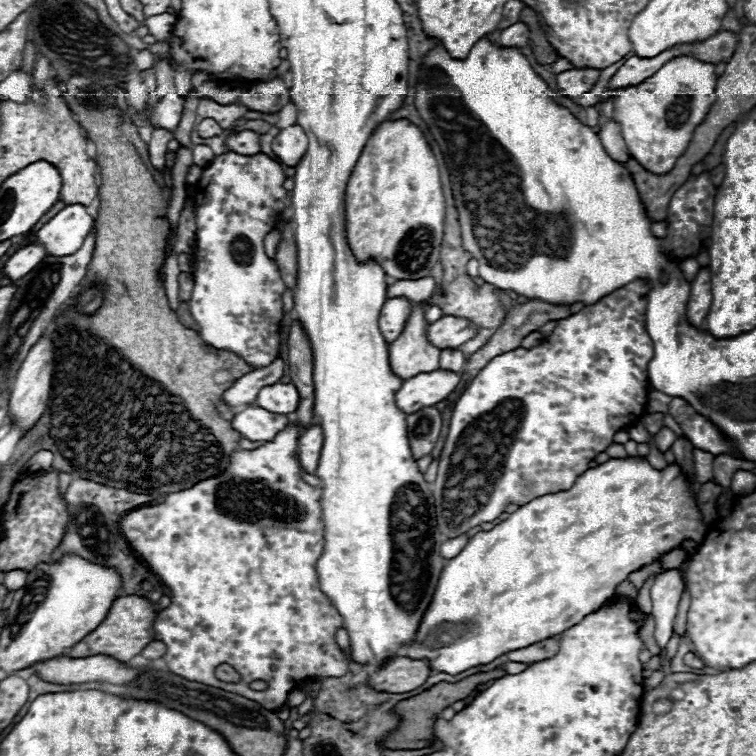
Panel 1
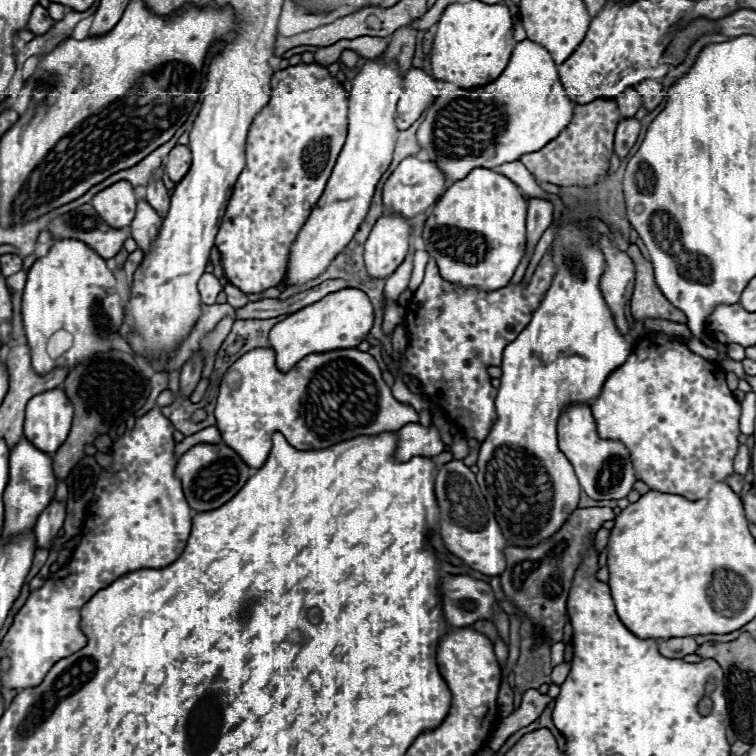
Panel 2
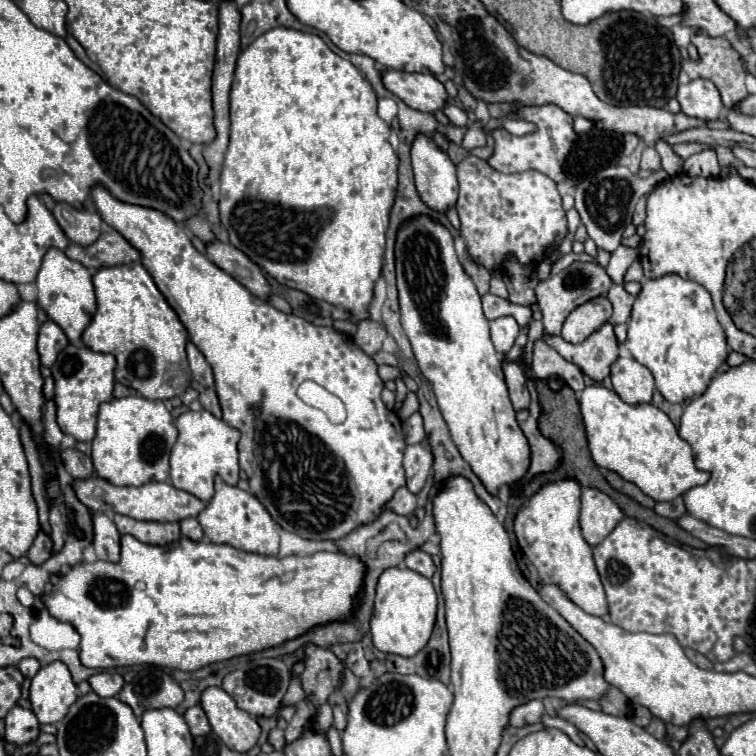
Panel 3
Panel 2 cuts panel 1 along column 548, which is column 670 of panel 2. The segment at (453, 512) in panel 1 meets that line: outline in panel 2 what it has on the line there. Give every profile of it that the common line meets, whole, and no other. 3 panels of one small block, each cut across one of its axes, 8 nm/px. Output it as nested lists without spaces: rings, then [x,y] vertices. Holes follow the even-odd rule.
[[[650,332],[646,334],[644,340],[640,340],[636,344],[636,348],[632,350],[632,354],[628,356],[628,360],[618,366],[610,376],[608,380],[604,382],[602,386],[602,392],[600,396],[592,402],[592,414],[596,412],[596,426],[598,426],[598,434],[600,438],[606,438],[606,440],[620,440],[626,444],[626,448],[630,450],[630,456],[632,456],[632,464],[634,464],[634,470],[638,472],[636,474],[636,480],[642,480],[646,482],[652,490],[658,490],[658,492],[666,492],[666,494],[678,494],[678,496],[684,496],[688,500],[700,500],[704,498],[708,492],[710,492],[710,486],[714,482],[720,482],[720,480],[726,480],[734,470],[732,470],[732,460],[736,456],[736,450],[738,450],[738,436],[740,436],[740,428],[738,428],[738,420],[740,420],[740,404],[736,402],[732,390],[726,386],[726,372],[722,370],[722,366],[718,362],[712,362],[712,360],[704,360],[702,356],[694,354],[682,340],[678,340],[676,336],[668,336],[664,332]]]

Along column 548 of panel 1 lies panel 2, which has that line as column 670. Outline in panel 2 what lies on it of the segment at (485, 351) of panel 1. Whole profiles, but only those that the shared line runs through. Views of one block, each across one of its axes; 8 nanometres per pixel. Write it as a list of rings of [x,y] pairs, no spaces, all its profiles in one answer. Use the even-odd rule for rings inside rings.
[[[636,244],[628,246],[628,256],[636,264],[636,286],[632,294],[632,316],[634,320],[646,320],[646,318],[662,318],[678,324],[686,324],[686,316],[672,306],[660,288],[654,282],[652,262],[648,262]]]

